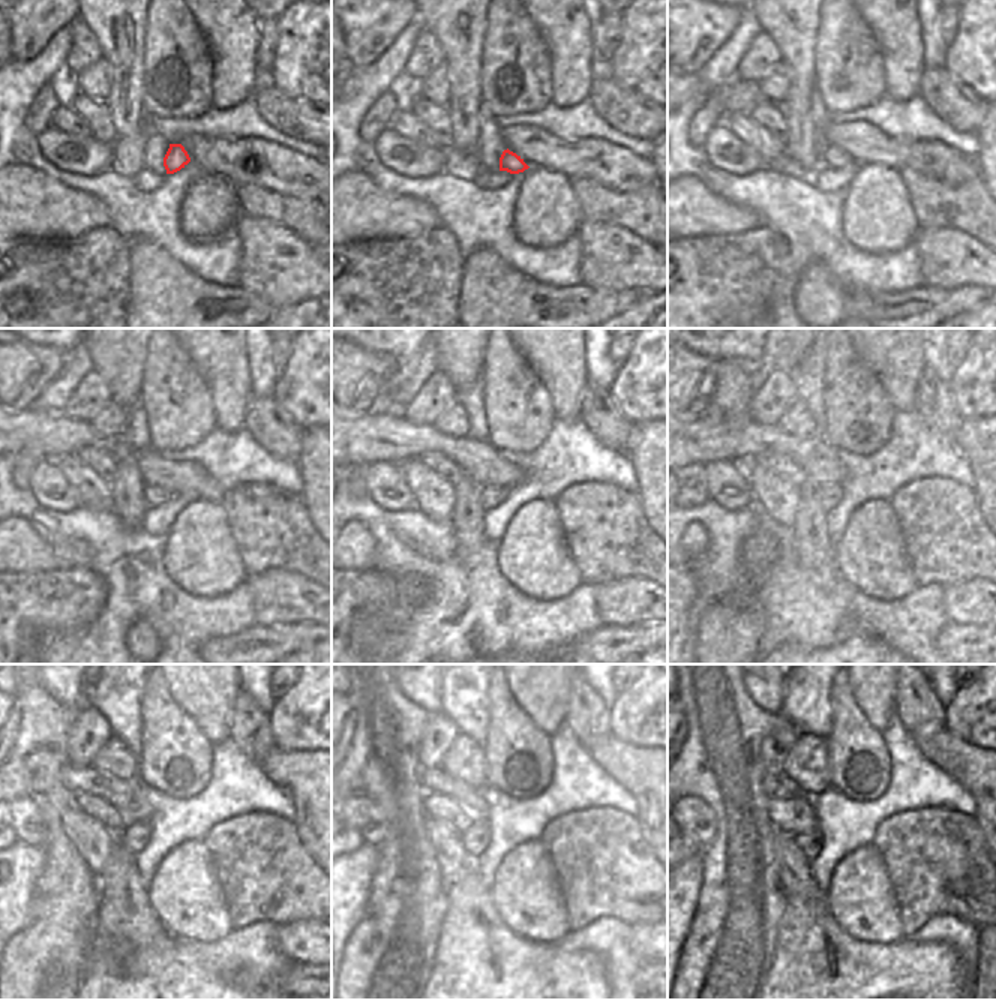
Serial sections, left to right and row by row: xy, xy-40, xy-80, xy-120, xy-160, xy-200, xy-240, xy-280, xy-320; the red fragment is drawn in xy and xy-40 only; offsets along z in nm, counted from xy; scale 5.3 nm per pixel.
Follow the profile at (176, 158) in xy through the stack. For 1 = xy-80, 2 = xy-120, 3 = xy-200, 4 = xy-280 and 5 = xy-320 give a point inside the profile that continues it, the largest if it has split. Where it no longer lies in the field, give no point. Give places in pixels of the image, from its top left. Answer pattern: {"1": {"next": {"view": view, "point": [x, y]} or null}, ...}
{"1": {"next": {"view": "xy-80", "point": [831, 158]}}, "2": {"next": {"view": "xy-120", "point": [155, 495]}}, "3": {"next": {"view": "xy-200", "point": [827, 497]}}, "4": {"next": {"view": "xy-280", "point": [476, 837]}}, "5": {"next": {"view": "xy-320", "point": [810, 843]}}}

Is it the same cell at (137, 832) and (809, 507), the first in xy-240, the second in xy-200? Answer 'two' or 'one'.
two

